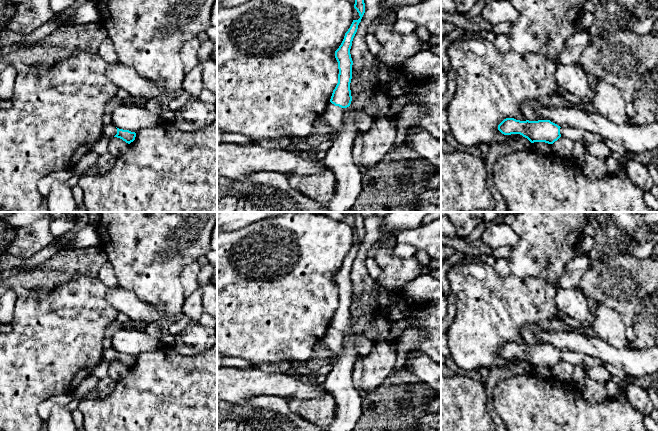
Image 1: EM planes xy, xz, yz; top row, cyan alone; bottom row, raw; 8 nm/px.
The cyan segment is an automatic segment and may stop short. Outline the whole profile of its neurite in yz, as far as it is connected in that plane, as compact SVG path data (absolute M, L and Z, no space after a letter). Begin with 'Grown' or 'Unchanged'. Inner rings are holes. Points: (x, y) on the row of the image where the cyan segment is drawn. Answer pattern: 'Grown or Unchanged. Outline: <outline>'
Unchanged. Outline: M506 118L498 125L498 130L504 135L520 134L531 143L548 144L553 144L561 137L560 128L550 120L520 121L514 118Z

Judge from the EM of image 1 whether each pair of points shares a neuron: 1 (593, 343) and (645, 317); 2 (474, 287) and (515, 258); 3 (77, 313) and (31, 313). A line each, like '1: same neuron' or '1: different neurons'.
1: different neurons
2: different neurons
3: same neuron

